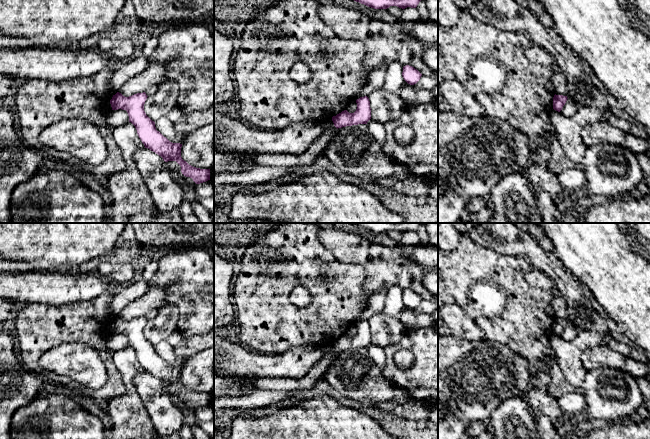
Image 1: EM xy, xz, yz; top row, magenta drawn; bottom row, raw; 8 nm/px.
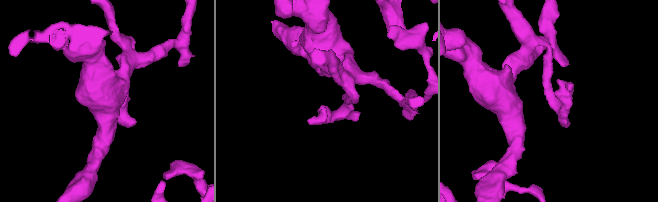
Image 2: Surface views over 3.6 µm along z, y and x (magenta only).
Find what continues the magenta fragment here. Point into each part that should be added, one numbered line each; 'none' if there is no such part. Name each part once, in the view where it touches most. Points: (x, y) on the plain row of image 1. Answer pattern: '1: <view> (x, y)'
none

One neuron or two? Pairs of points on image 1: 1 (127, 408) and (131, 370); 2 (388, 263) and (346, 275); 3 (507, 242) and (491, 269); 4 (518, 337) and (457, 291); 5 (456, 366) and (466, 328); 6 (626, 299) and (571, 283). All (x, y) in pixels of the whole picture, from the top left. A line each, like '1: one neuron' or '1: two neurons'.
1: one neuron
2: two neurons
3: two neurons
4: one neuron
5: two neurons
6: two neurons

